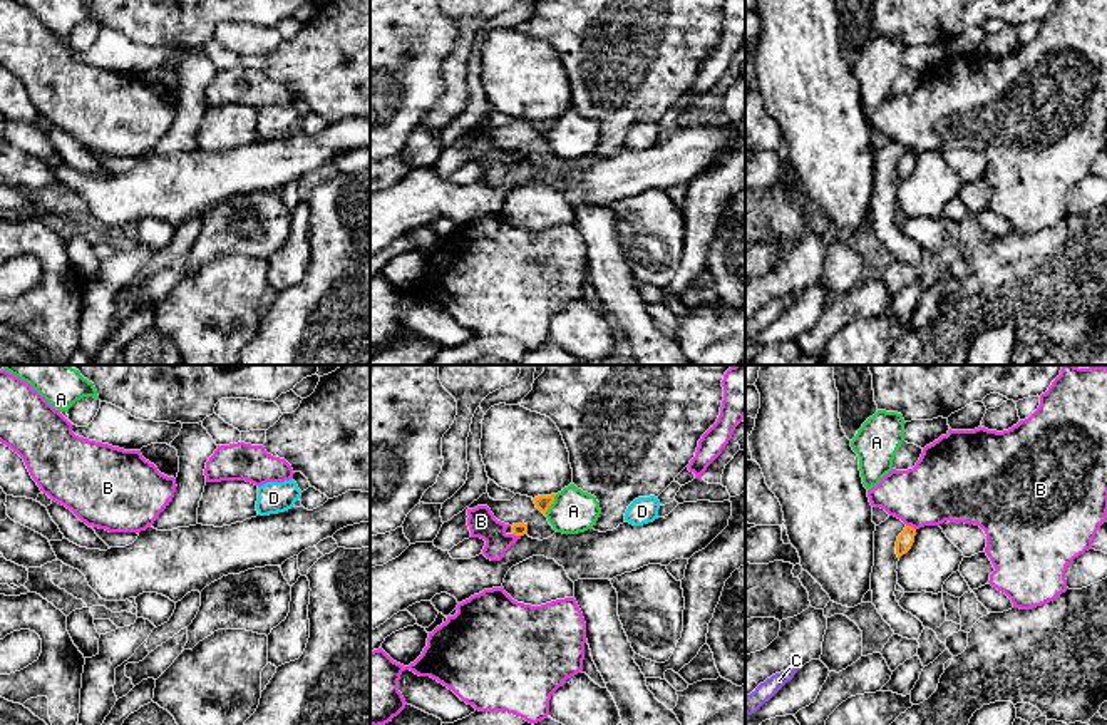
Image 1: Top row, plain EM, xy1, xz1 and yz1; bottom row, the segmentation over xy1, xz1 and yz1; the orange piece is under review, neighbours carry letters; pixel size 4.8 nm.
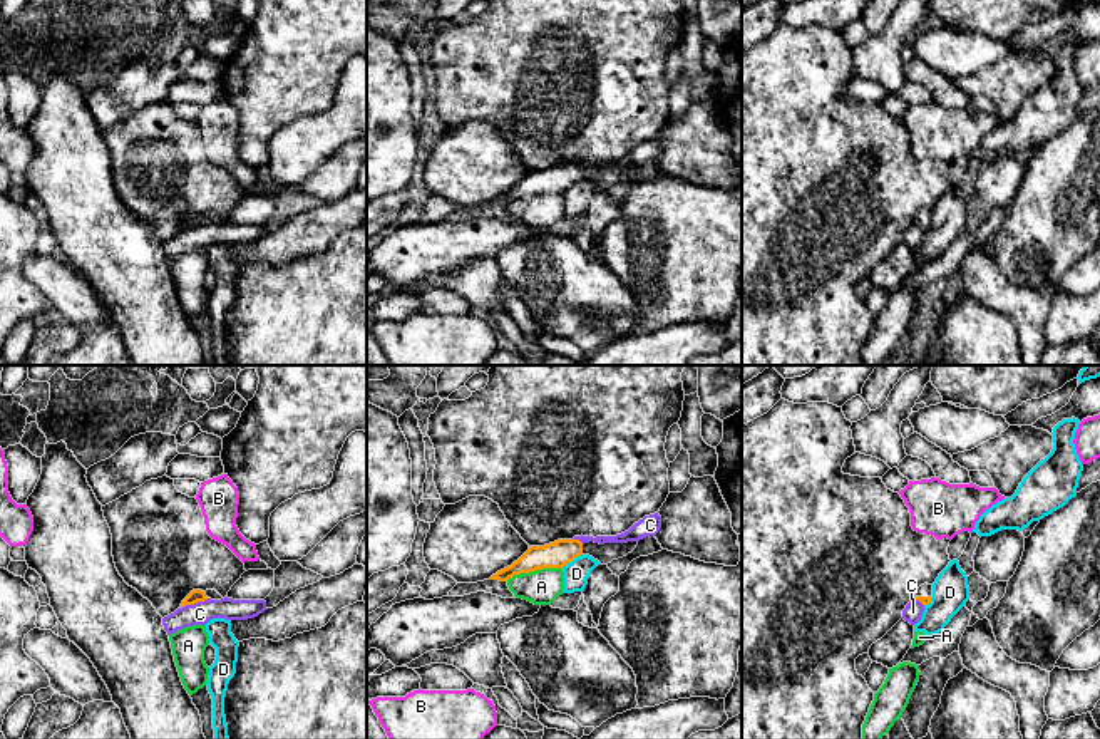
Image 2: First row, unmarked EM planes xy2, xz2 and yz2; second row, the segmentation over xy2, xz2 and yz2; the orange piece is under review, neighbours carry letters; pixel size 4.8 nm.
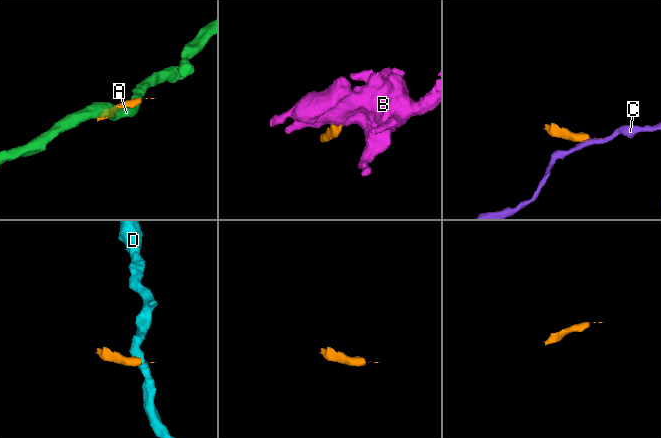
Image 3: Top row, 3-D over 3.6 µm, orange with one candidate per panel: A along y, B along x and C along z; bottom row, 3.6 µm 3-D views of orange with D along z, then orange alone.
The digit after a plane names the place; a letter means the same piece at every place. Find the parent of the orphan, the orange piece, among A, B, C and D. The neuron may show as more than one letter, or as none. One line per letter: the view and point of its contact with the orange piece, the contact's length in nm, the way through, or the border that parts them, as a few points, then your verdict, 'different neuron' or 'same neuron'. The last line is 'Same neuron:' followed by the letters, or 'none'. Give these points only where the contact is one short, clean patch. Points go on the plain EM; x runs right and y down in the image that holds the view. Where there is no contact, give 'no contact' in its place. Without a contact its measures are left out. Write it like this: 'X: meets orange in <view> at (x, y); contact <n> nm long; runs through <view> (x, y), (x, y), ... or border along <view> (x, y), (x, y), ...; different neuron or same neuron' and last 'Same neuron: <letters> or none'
A: meets orange in xz2 at (533, 195); contact 280 nm long; different neuron
B: meets orange in yz1 at (910, 151); contact 50 nm long; border along yz1 (906, 149), (915, 154); different neuron
C: meets orange in xy2 at (195, 227); contact 140 nm long; border along xy2 (208, 223), (186, 228), (181, 233); different neuron
D: meets orange in xz2 at (571, 185); contact 120 nm long; border along xz2 (581, 178), (561, 191); different neuron
Same neuron: none

